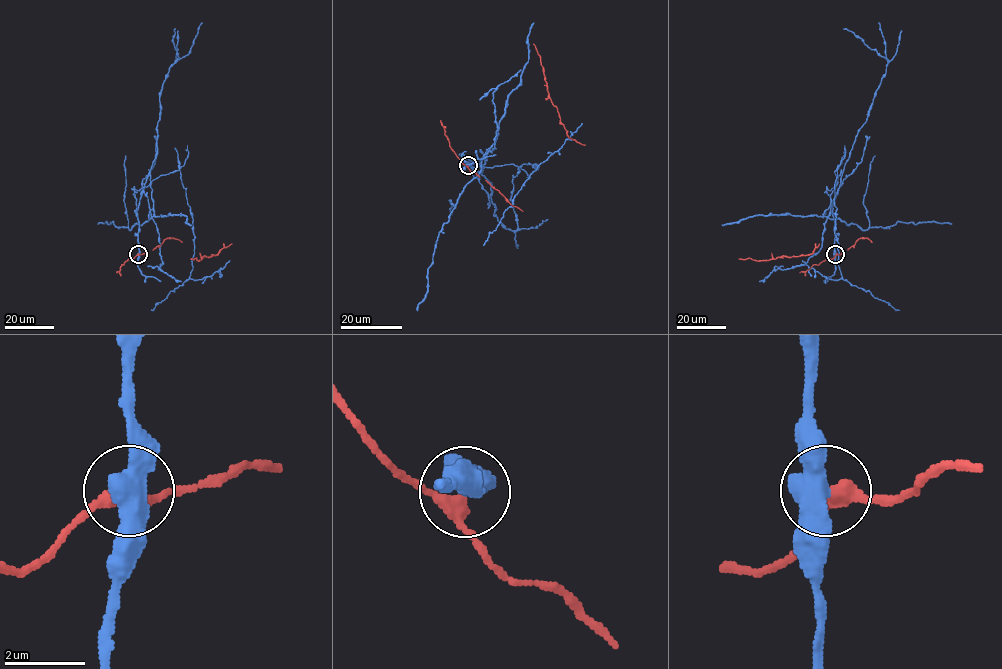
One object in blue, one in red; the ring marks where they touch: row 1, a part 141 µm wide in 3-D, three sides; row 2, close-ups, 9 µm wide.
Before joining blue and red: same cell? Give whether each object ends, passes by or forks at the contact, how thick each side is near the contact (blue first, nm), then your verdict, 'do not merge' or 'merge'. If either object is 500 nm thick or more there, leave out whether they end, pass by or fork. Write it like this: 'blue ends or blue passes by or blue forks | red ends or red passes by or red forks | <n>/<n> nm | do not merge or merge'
550/320 nm | do not merge

